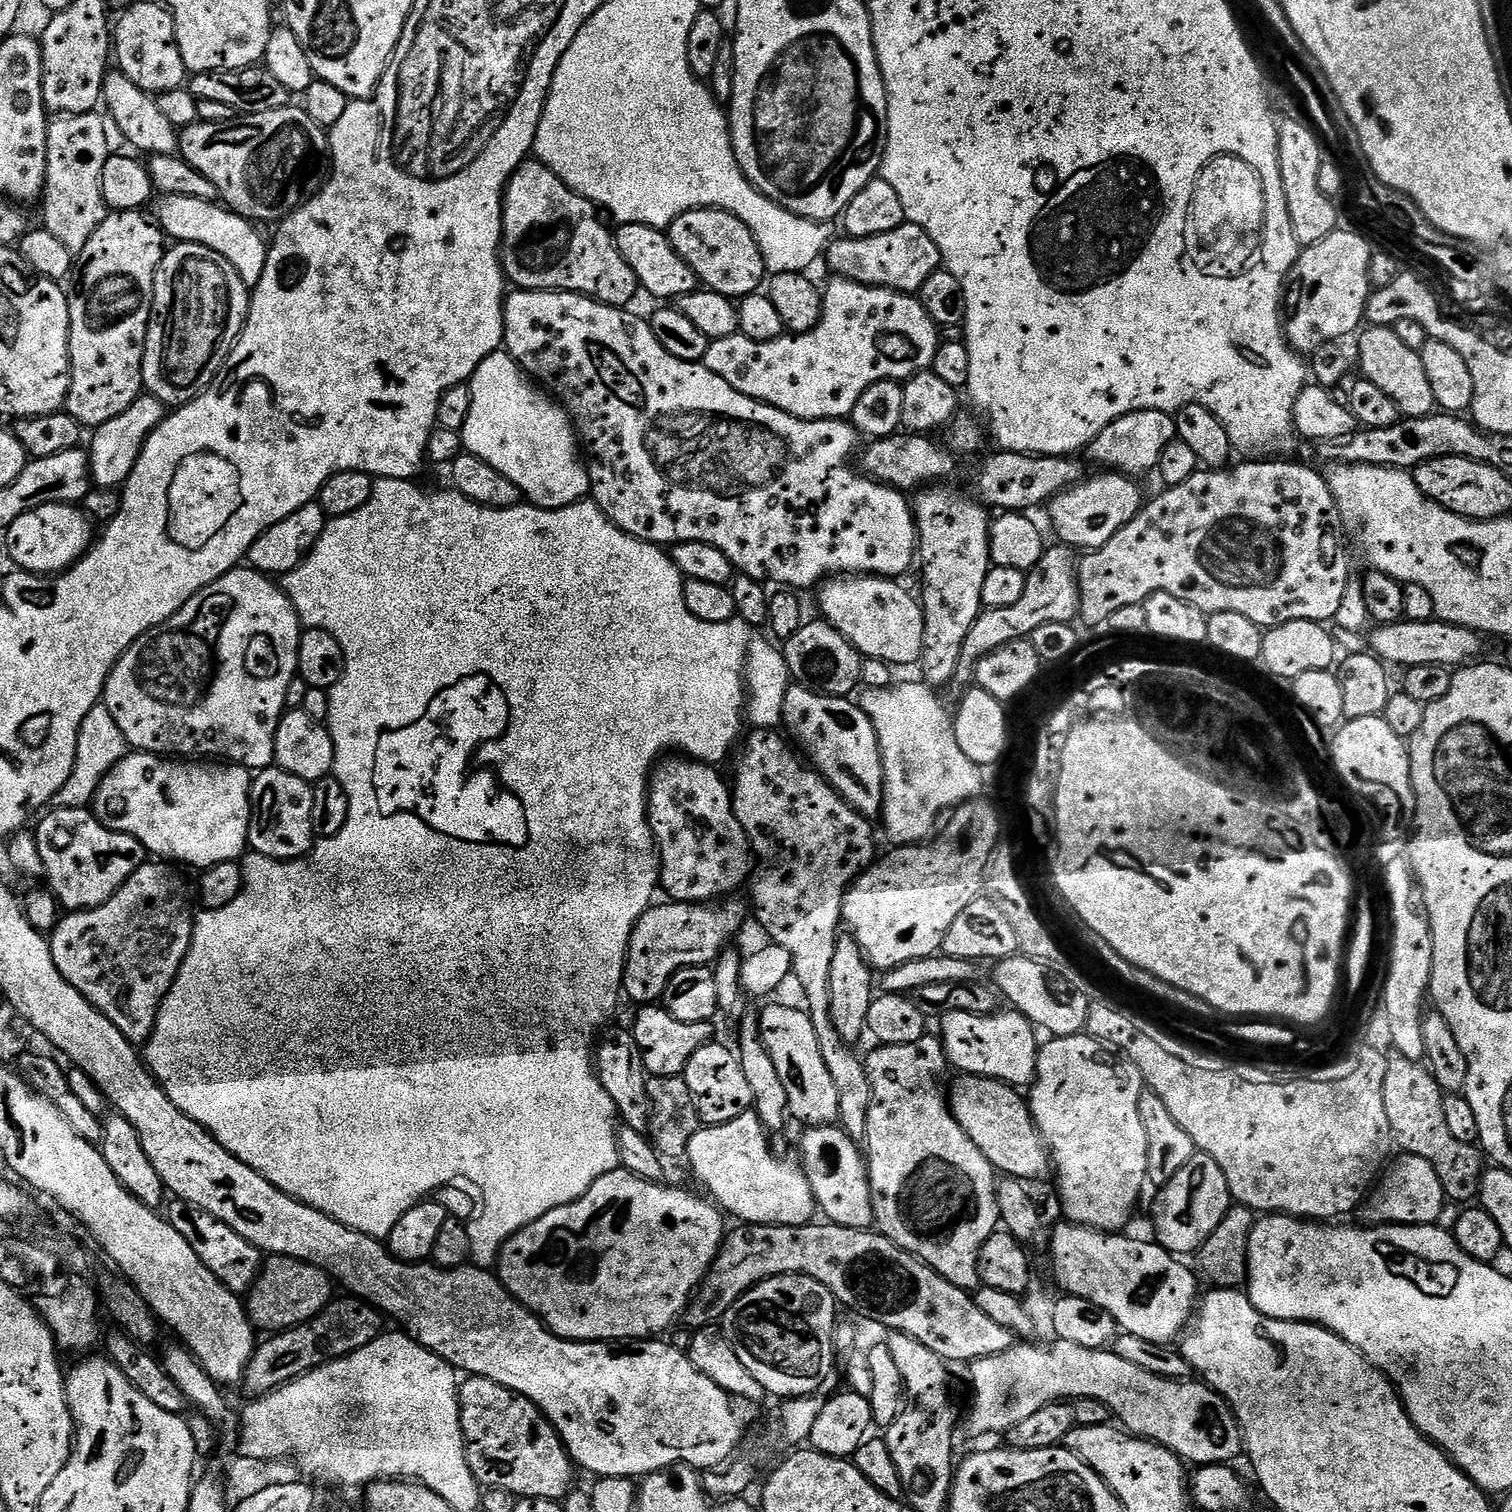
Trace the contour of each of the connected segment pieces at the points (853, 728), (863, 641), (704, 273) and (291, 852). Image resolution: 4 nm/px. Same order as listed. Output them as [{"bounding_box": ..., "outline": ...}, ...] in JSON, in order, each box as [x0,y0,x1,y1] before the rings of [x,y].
[{"bounding_box":[782,683,884,818],"outline":[[[793,683],[786,690],[782,724],[783,727],[788,727],[787,735],[793,741],[800,740],[801,746],[804,747],[803,755],[810,761],[811,767],[832,785],[833,790],[844,801],[869,818],[879,817],[883,813],[884,763],[880,757],[880,743],[870,718],[860,709],[859,703],[842,696],[823,696],[798,683]]]},{"bounding_box":[819,574,924,666],"outline":[[[856,574],[851,578],[833,579],[819,592],[823,619],[833,624],[859,650],[861,657],[885,660],[893,666],[915,665],[919,661],[924,653],[924,610],[921,601],[913,593],[912,597],[900,582],[883,576]]]},{"bounding_box":[666,208,766,298],"outline":[[[721,208],[690,210],[682,213],[666,229],[666,235],[678,258],[694,270],[697,281],[707,291],[743,298],[755,296],[765,287],[766,269],[762,250],[758,250],[758,242],[754,242],[754,234],[750,234],[742,218],[734,218],[734,214]]]},{"bounding_box":[248,767,317,860],"outline":[[[278,767],[262,768],[252,778],[252,821],[248,831],[248,842],[251,851],[257,856],[271,860],[299,860],[308,855],[317,843],[314,830],[314,794],[309,781],[298,778]]]}]

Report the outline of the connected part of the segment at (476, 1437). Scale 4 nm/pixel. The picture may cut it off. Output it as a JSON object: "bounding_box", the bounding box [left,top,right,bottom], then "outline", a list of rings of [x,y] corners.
{"bounding_box":[459,1376,574,1502],"outline":[[[474,1376],[465,1379],[459,1385],[460,1390],[460,1425],[462,1426],[462,1434],[464,1435],[464,1449],[466,1450],[466,1462],[470,1466],[470,1470],[474,1474],[474,1478],[485,1489],[497,1488],[498,1490],[506,1490],[510,1494],[514,1494],[517,1498],[542,1498],[543,1500],[555,1500],[557,1502],[563,1501],[564,1497],[569,1492],[573,1491],[574,1484],[572,1484],[572,1471],[574,1465],[572,1457],[568,1455],[568,1451],[564,1449],[564,1443],[560,1441],[560,1435],[556,1433],[556,1429],[547,1420],[544,1415],[540,1413],[539,1408],[534,1407],[529,1400],[524,1396],[519,1396],[514,1390],[510,1390],[506,1386],[502,1386],[498,1382],[494,1382],[490,1378],[482,1378],[481,1376]]]}

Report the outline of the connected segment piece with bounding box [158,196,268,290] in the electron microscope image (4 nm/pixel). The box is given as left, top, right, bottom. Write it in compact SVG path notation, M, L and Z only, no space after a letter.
M170 196L159 202L161 204L158 223L173 241L201 244L222 254L222 258L226 258L226 262L234 266L234 270L249 290L258 286L262 278L262 270L266 270L268 244L256 233L257 225L253 221L237 216L235 212L219 203L207 204L201 200L181 196Z

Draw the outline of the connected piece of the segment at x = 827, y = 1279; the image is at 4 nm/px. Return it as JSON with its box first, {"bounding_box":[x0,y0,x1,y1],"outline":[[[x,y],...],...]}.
{"bounding_box":[686,1222,1014,1362],"outline":[[[813,1222],[803,1224],[802,1226],[782,1226],[781,1224],[744,1224],[736,1226],[736,1228],[727,1233],[724,1237],[724,1244],[720,1248],[720,1253],[716,1256],[716,1261],[712,1263],[712,1268],[704,1277],[700,1287],[696,1289],[693,1297],[688,1302],[686,1309],[686,1321],[688,1320],[689,1329],[695,1330],[698,1328],[711,1328],[719,1325],[723,1321],[726,1310],[730,1310],[730,1306],[734,1306],[734,1302],[738,1302],[738,1298],[742,1298],[742,1294],[746,1294],[756,1284],[760,1284],[763,1280],[769,1280],[775,1276],[809,1276],[818,1282],[822,1282],[822,1286],[826,1286],[826,1290],[830,1290],[830,1294],[841,1305],[844,1304],[848,1308],[853,1308],[856,1312],[861,1312],[864,1316],[869,1316],[872,1320],[877,1320],[880,1324],[885,1324],[886,1327],[892,1328],[893,1333],[901,1336],[909,1336],[910,1338],[918,1338],[918,1342],[922,1342],[922,1346],[929,1347],[934,1350],[934,1354],[938,1354],[946,1362],[952,1360],[965,1360],[971,1362],[973,1360],[981,1360],[987,1356],[997,1356],[1003,1352],[1009,1352],[1014,1346],[1014,1334],[1010,1330],[1006,1330],[1006,1326],[998,1326],[998,1322],[993,1322],[983,1310],[978,1310],[975,1299],[965,1289],[954,1286],[946,1278],[942,1278],[928,1264],[923,1264],[917,1256],[910,1254],[906,1250],[902,1250],[888,1236],[881,1234],[876,1230],[865,1230],[862,1228],[843,1228],[837,1224],[827,1222]]]}

